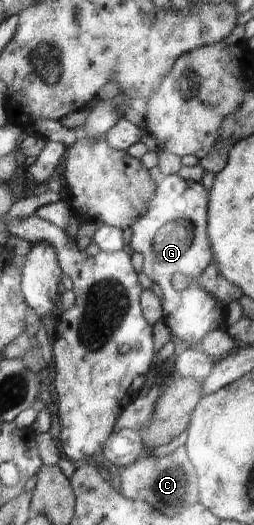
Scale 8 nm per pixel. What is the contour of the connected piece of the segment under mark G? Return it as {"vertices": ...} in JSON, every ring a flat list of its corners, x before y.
{"vertices":[[178,173,164,175,156,181,154,194,146,204,146,208,138,214,136,222,129,227,132,230,129,246,140,252,144,258,142,272,162,290,162,321,171,330,173,339,181,345,190,347,199,347,202,337,209,330,215,328,226,330,228,327,225,307,200,284,203,270,216,259,207,233,208,201,209,192,201,183,186,180]]}

